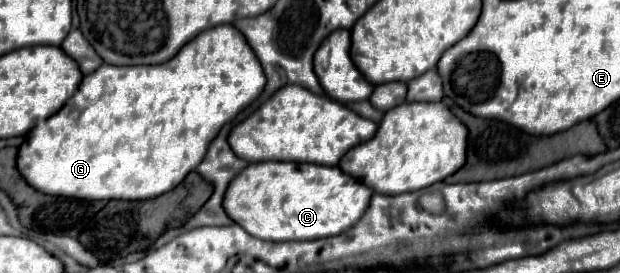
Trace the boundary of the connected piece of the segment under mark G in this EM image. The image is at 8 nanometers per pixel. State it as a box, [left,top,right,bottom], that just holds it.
[18,24,266,200]

